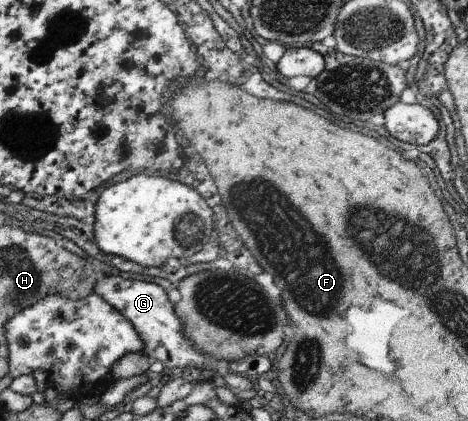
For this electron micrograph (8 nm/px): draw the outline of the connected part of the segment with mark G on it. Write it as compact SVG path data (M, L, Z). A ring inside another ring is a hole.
M105 275L105 279L94 284L93 293L101 296L101 299L112 304L117 311L122 312L133 324L139 338L144 342L142 351L147 354L151 361L161 361L164 367L201 367L203 363L209 363L210 356L198 352L192 344L183 337L182 323L173 309L173 304L167 298L168 291L157 283L151 281L139 281L124 279L119 275Z

